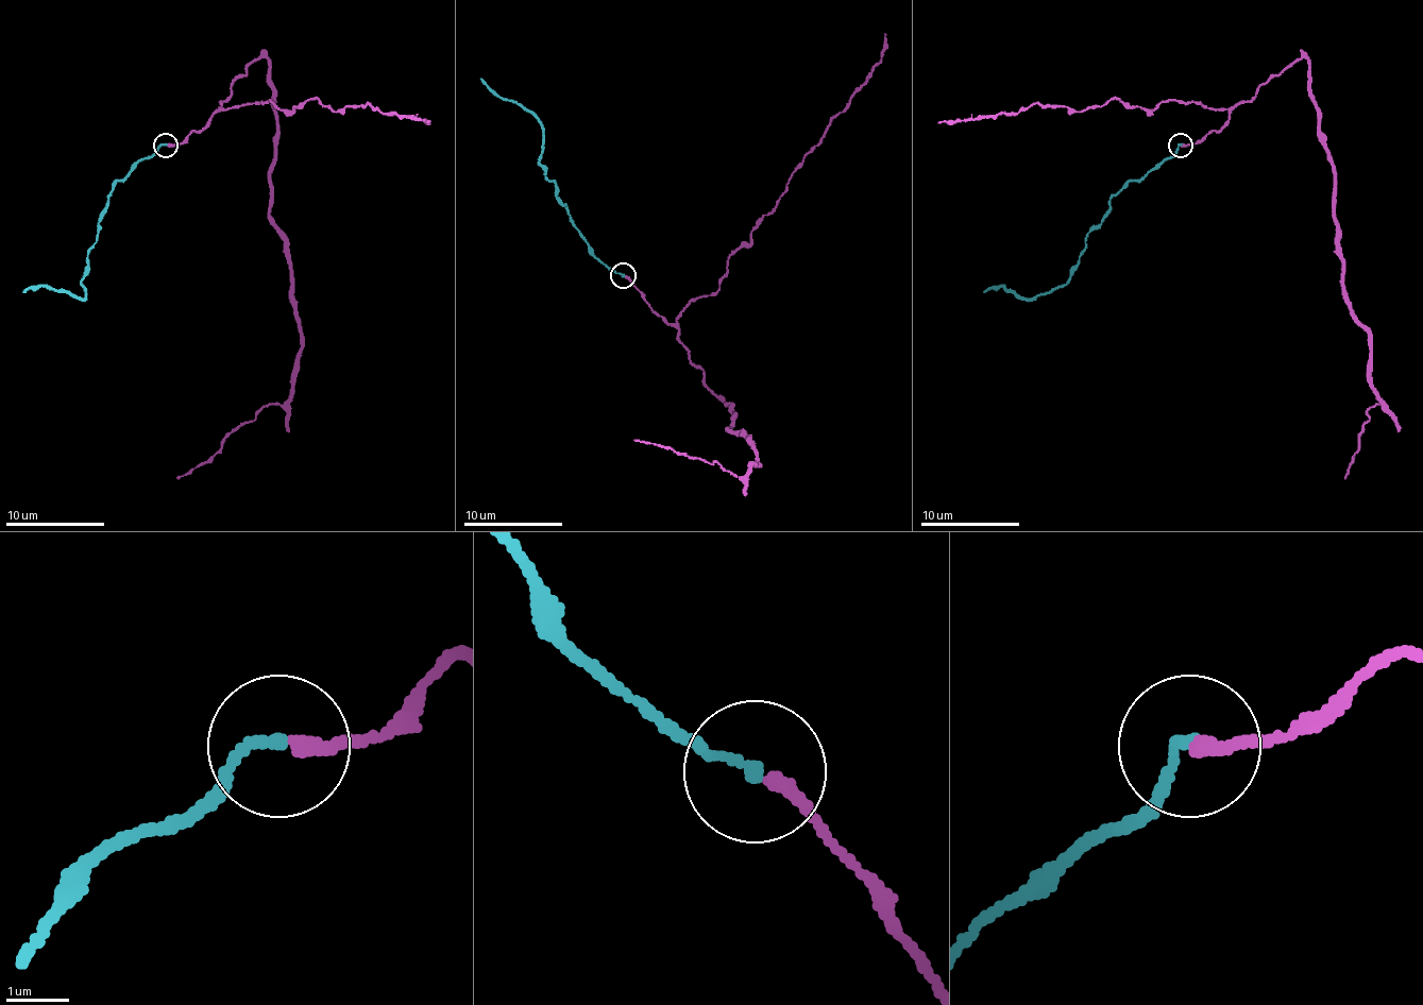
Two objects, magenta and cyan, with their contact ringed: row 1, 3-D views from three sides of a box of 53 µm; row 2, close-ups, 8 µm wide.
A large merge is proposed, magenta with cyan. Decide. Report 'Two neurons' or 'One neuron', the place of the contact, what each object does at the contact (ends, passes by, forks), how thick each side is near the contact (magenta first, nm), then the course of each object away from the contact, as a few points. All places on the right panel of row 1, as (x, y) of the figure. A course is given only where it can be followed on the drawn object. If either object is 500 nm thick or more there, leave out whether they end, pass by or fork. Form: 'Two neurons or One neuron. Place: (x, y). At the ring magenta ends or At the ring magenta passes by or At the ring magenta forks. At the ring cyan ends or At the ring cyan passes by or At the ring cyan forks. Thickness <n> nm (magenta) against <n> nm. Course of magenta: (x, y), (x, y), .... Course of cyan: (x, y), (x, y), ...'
One neuron. Place: (1180, 145). At the ring magenta ends. At the ring cyan ends. Thickness 220 nm (magenta) against 170 nm. Course of magenta: (1180, 146), (1308, 62), (1342, 299), (1368, 334), (1383, 405), (1368, 412), (1345, 479). Course of cyan: (1180, 146), (1111, 200), (1111, 207), (1088, 235), (1073, 274), (1066, 282), (1031, 299), (1004, 286), (984, 291)

